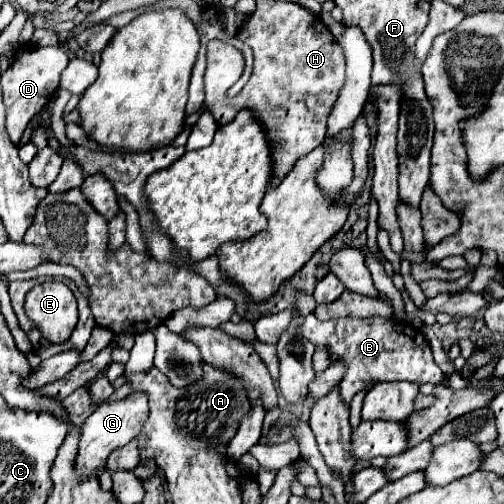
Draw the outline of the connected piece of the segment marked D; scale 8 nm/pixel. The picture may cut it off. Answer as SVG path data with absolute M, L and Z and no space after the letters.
M24 46L18 50L12 66L2 74L2 92L6 106L6 130L12 144L18 144L34 114L42 112L58 90L60 72L68 64L68 48L58 46Z

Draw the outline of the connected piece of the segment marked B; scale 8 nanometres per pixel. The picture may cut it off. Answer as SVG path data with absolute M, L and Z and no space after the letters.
M310 312L308 316L302 316L300 334L308 338L314 346L328 348L332 360L342 356L348 362L348 370L340 384L340 398L344 398L344 404L348 406L358 392L366 392L370 386L378 382L408 380L414 384L424 384L424 382L438 384L444 380L444 372L434 362L430 342L422 334L422 330L414 326L406 326L402 322L394 322L394 320L390 322L390 318L368 318L368 320L340 318L340 320L320 322Z

